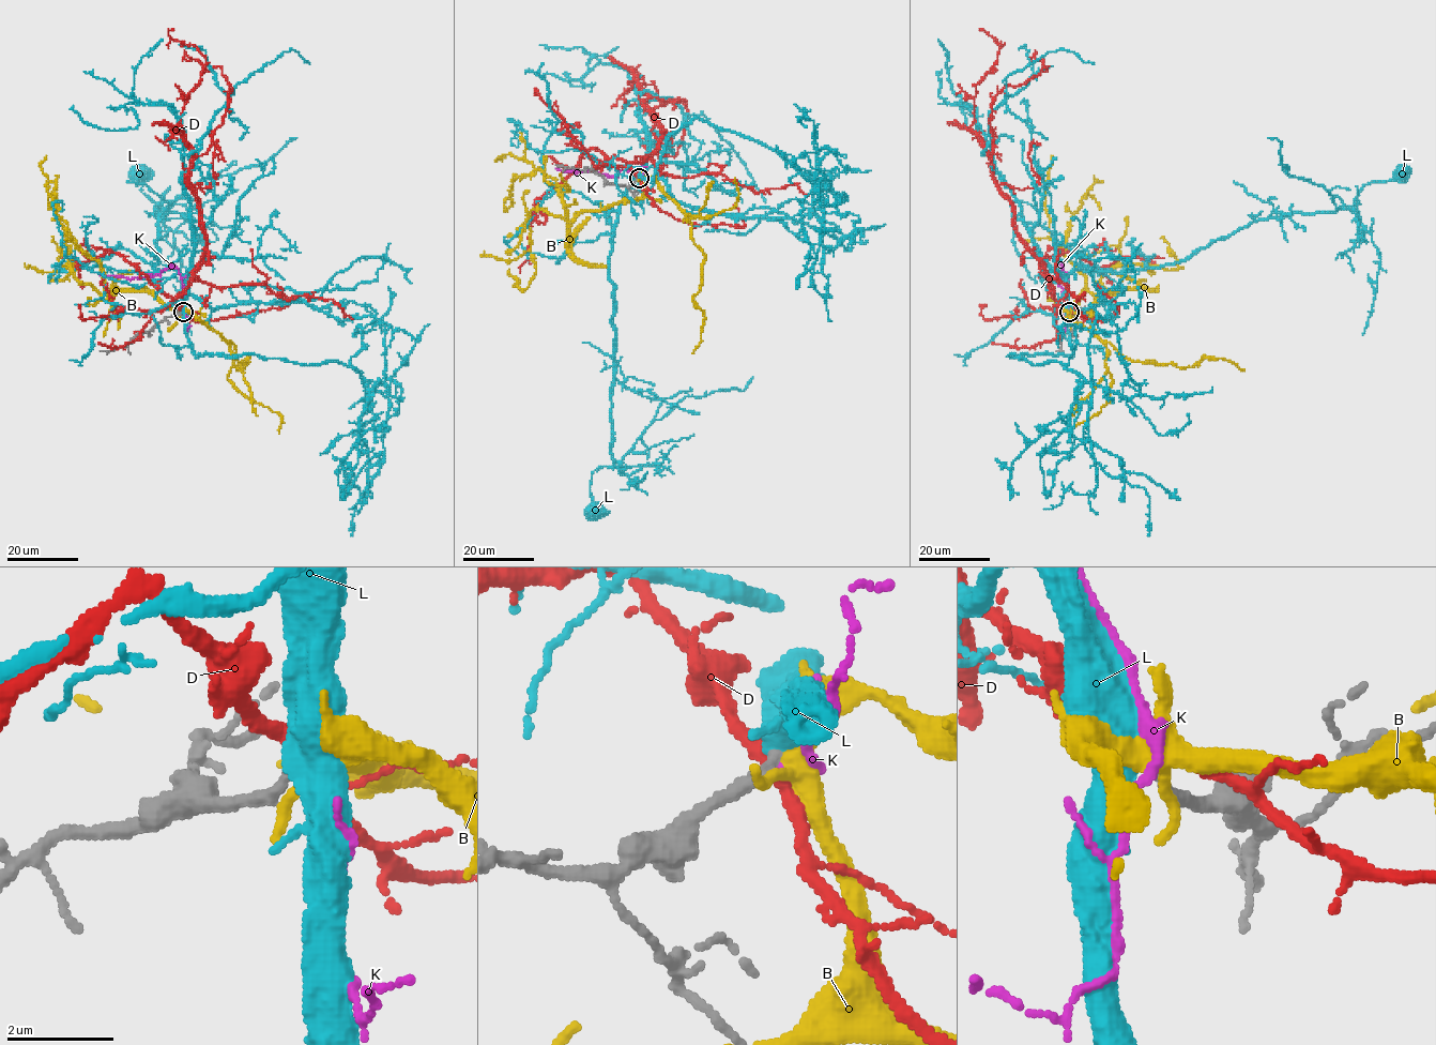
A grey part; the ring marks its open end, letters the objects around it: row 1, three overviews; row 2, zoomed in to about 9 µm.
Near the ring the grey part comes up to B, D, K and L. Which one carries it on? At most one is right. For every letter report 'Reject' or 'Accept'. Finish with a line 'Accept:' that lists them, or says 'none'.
B: Reject
D: Reject
K: Reject
L: Accept
Accept: L

